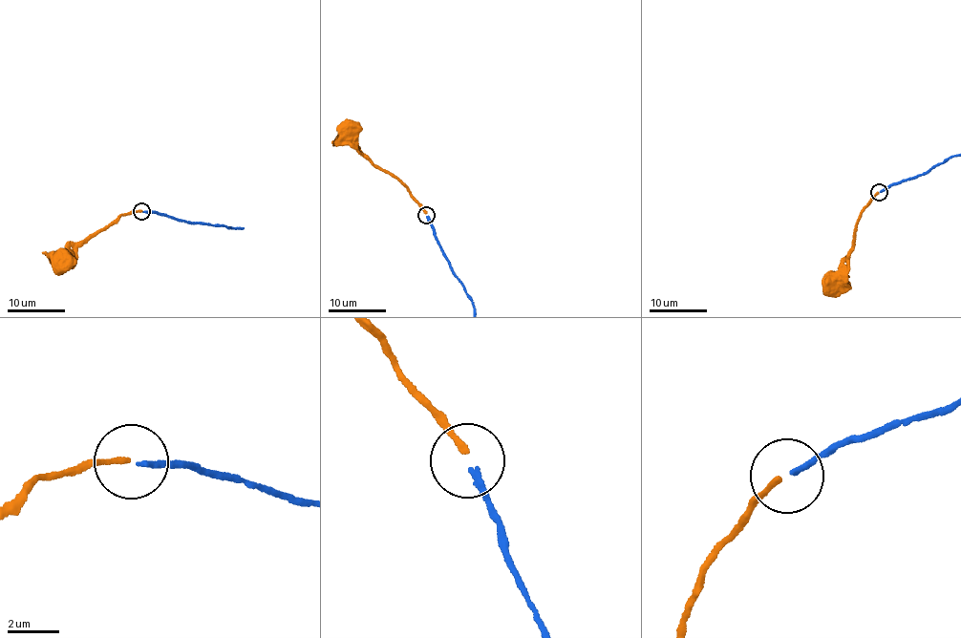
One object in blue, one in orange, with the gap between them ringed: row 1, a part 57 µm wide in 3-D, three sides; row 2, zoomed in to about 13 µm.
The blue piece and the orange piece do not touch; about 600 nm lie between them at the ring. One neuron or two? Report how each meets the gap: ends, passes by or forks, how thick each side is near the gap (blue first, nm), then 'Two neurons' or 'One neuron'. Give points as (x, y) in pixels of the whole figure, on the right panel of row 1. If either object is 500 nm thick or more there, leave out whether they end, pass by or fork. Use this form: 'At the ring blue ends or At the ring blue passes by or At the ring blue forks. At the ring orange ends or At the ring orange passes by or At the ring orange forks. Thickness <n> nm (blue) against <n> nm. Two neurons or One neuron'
At the ring blue ends. At the ring orange ends. Thickness 240 nm (blue) against 220 nm. One neuron

